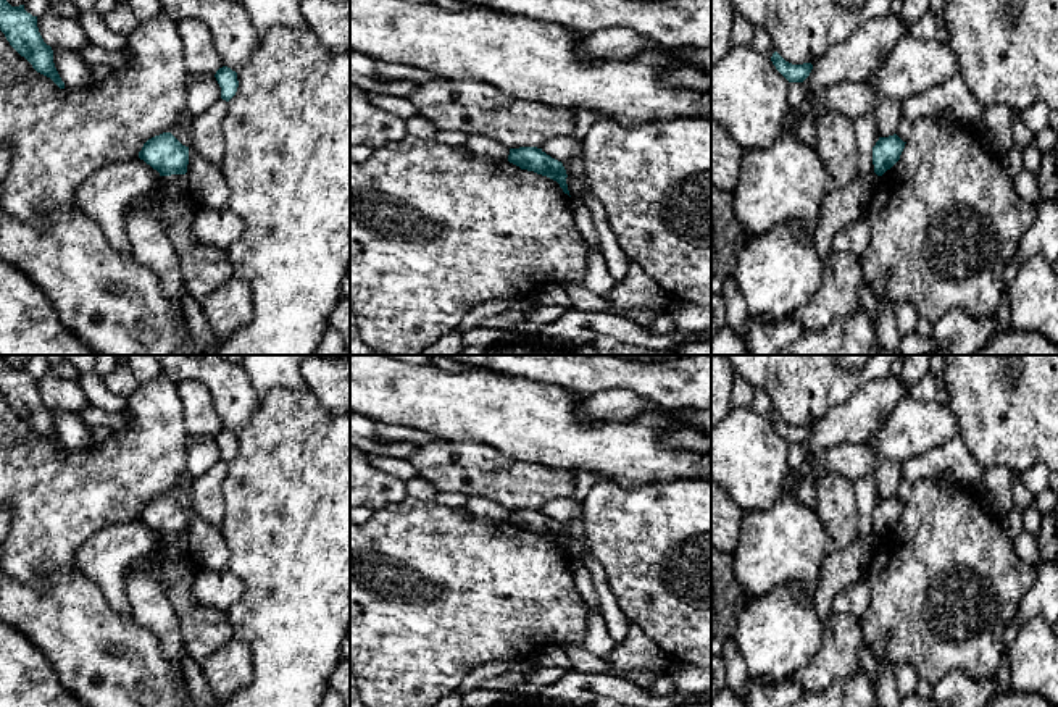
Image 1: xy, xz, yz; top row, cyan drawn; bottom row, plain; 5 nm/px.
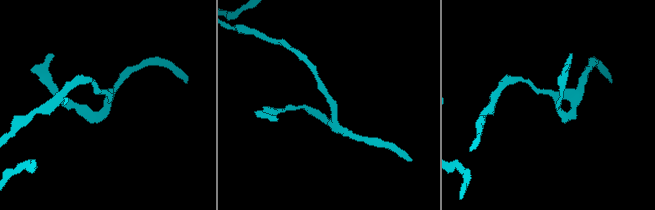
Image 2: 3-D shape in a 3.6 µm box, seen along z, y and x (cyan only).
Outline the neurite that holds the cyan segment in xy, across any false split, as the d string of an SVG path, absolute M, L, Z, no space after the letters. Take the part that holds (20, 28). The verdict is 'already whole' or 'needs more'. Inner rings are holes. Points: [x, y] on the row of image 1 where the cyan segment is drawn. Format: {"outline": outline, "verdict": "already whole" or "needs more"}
{"outline": "M0 0L0 31L37 73L50 77L60 89L65 89L65 82L53 63L53 50L39 32L37 16L27 13L24 5L11 6L6 0Z", "verdict": "already whole"}

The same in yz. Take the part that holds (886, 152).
{"outline": "M897 134L879 137L873 147L873 165L877 176L882 176L900 160L905 144Z", "verdict": "already whole"}

